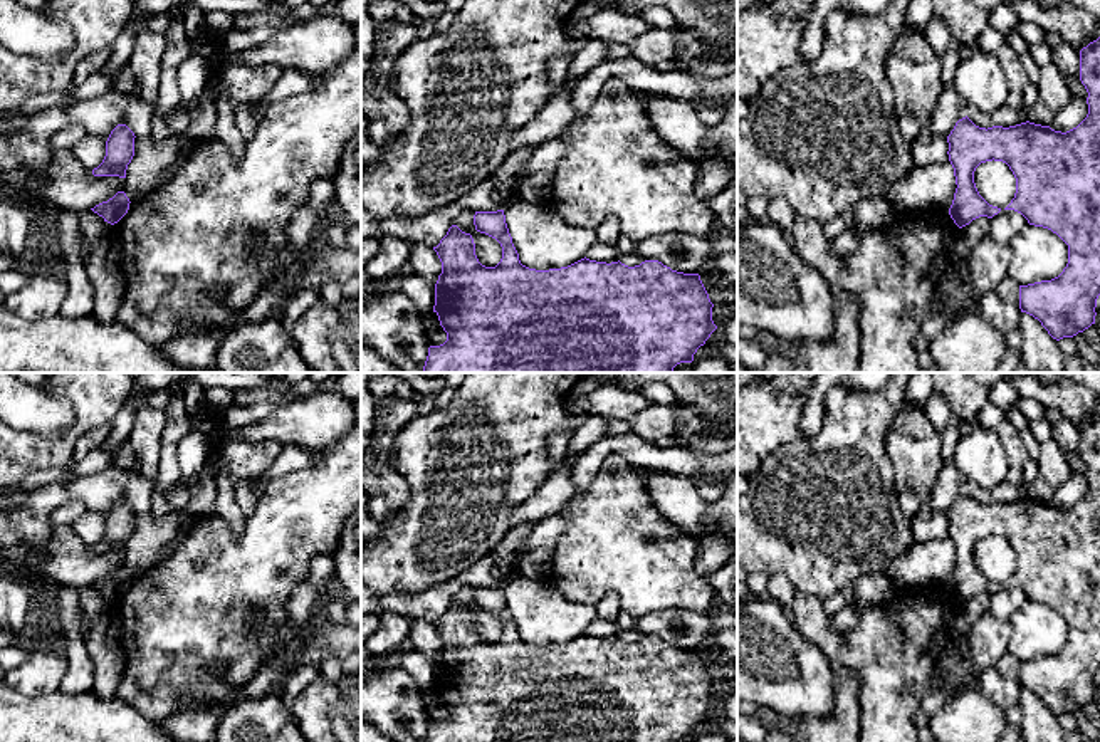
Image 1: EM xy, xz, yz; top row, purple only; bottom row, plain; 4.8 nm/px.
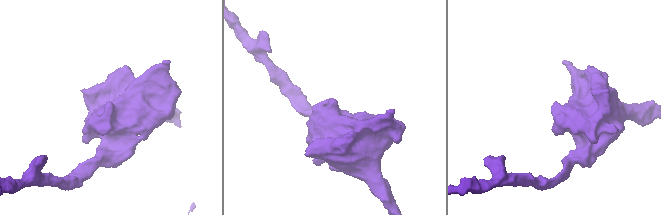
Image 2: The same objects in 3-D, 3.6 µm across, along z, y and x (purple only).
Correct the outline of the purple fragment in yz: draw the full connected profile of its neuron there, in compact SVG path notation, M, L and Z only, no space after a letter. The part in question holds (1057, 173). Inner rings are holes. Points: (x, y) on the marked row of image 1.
M1100 37L1080 50L1080 81L1088 92L1088 114L1066 133L1029 121L986 129L966 116L947 136L947 154L957 185L949 215L959 228L1001 212L979 195L974 183L976 168L994 159L1006 163L1016 178L1014 198L1004 210L1021 213L1029 225L1051 230L1068 245L1068 264L1058 277L1019 285L1021 312L1038 319L1056 341L1095 324L1100 295Z

